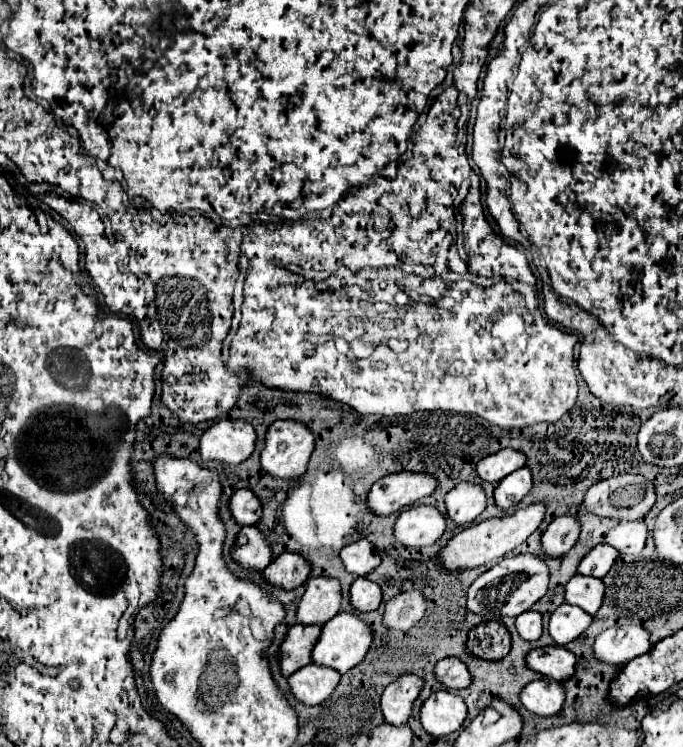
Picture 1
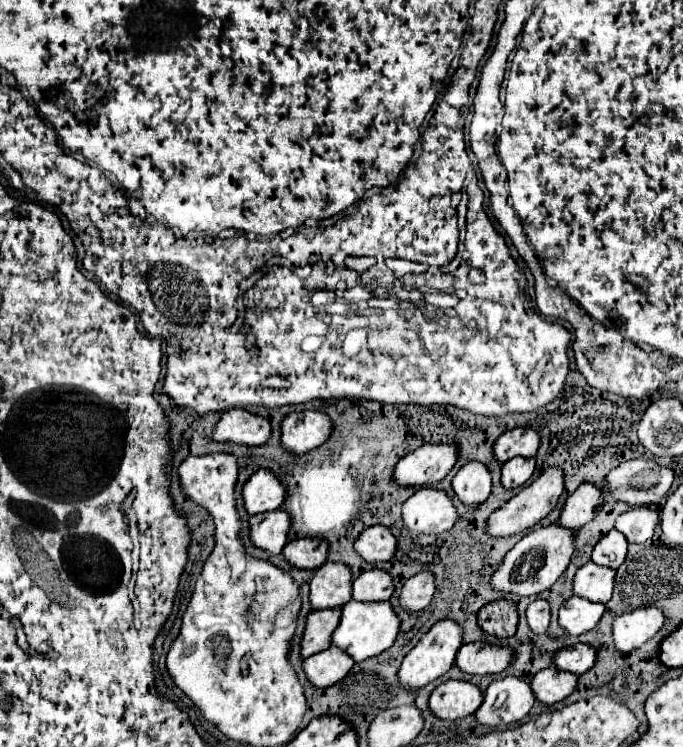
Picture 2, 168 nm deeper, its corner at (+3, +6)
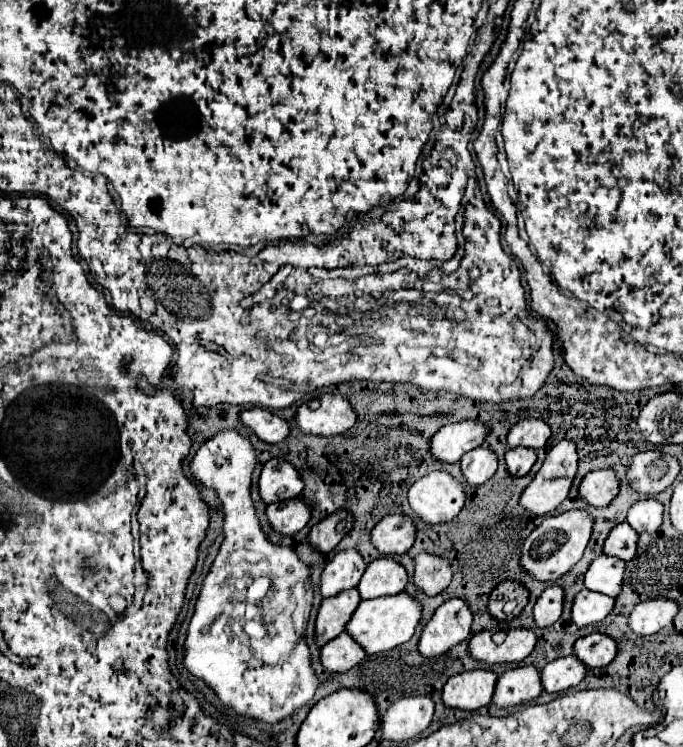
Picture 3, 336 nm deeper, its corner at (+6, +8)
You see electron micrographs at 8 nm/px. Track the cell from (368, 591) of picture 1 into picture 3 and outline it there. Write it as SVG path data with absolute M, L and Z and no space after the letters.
M379 557L373 563L369 563L357 589L363 599L375 599L385 595L397 595L405 591L407 583L409 575L403 565L399 565L391 557Z

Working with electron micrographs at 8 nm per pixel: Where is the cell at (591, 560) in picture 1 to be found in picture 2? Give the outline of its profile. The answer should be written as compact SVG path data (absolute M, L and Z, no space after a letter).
M612 529L608 535L604 535L594 551L592 551L592 561L596 565L604 565L604 567L620 567L624 557L626 557L626 551L628 551L628 541L622 533L618 533L616 529Z

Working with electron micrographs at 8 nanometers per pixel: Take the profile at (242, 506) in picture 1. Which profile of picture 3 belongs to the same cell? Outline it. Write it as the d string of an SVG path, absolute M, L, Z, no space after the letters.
M269 459L263 465L261 479L259 479L259 491L265 503L285 501L293 499L303 491L303 479L297 473L297 469L283 459Z

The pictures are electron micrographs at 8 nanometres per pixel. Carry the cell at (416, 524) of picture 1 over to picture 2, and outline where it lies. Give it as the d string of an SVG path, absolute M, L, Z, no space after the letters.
M422 487L402 505L404 525L414 533L444 533L456 521L456 509L444 491Z

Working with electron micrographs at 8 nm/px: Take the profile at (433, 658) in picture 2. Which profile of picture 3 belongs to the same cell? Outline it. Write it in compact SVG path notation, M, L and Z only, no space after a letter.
M453 597L445 601L423 629L419 641L419 653L425 657L443 655L447 649L455 647L457 643L469 637L471 621L473 613L465 599Z

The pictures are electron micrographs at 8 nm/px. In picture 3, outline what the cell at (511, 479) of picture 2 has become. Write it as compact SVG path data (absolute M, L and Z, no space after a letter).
M513 447L505 453L505 459L507 459L507 469L513 477L523 477L531 471L531 467L535 465L537 461L537 455L533 449L527 449L527 447Z

